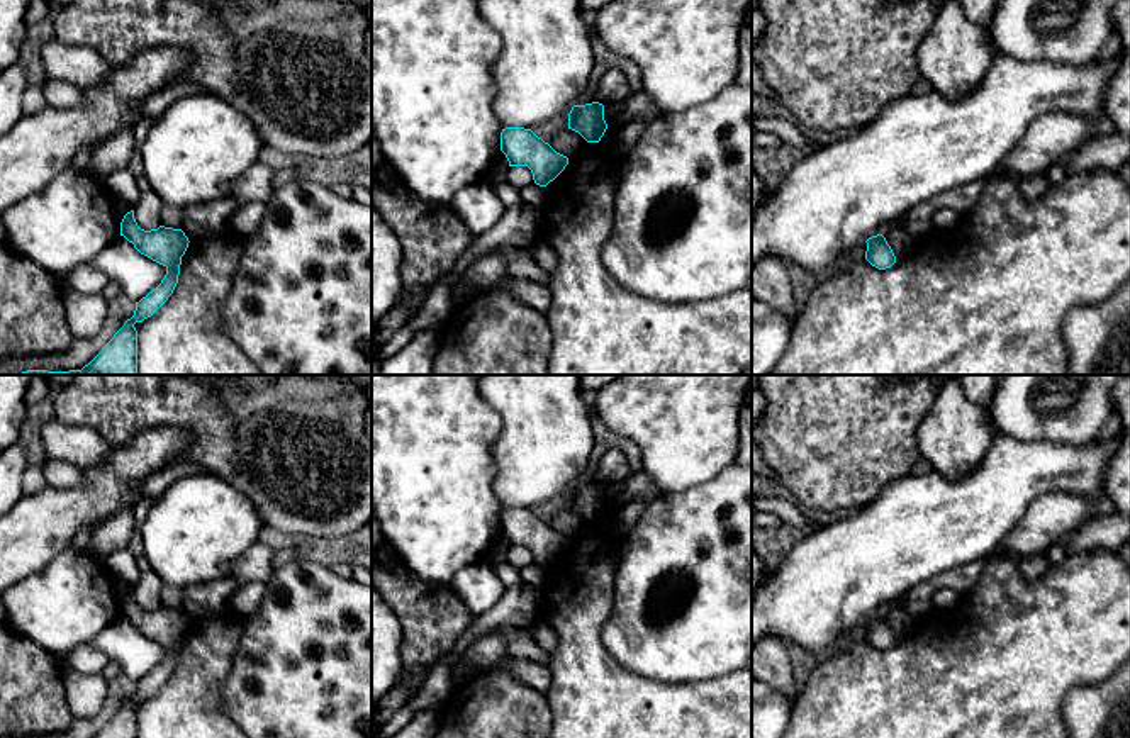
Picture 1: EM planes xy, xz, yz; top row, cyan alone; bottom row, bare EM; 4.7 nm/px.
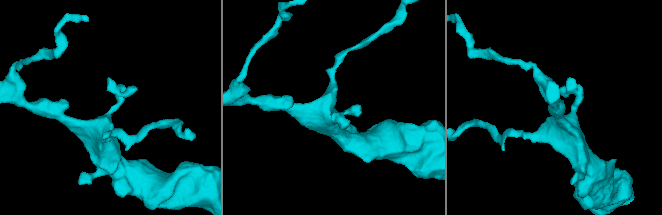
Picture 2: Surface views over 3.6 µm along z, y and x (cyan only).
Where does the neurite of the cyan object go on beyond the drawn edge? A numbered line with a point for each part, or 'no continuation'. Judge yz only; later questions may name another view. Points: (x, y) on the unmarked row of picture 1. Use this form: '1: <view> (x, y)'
no continuation

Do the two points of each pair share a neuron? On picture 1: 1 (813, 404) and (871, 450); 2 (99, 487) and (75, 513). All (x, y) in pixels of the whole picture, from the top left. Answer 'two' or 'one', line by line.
1: one
2: one

